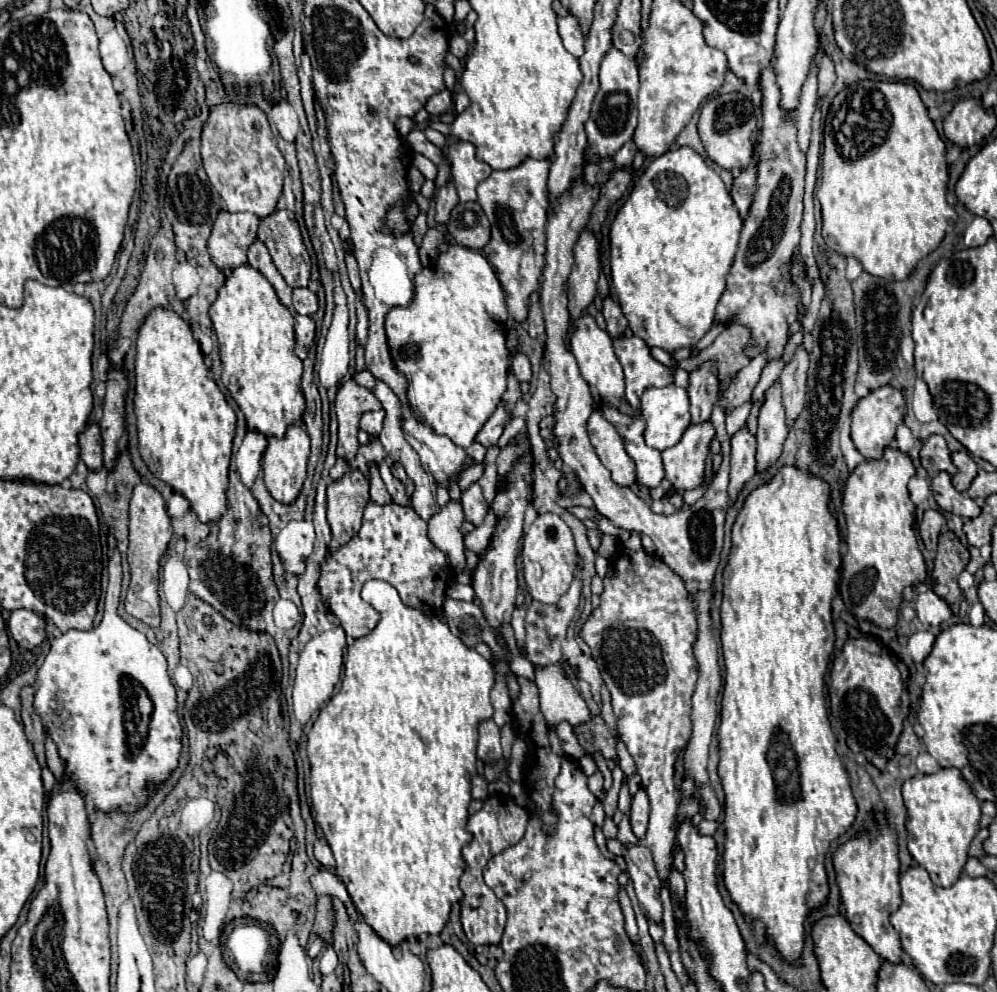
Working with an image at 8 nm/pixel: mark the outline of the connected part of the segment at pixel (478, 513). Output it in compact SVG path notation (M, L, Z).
M472 484L464 494L462 494L462 508L464 508L464 516L470 524L480 526L488 514L488 504L482 496L482 488L480 484Z

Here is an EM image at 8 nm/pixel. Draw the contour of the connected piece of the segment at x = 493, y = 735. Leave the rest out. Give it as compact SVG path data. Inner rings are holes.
M494 720L482 722L480 730L480 740L478 740L478 758L484 764L498 762L502 758L502 748L500 748L500 730L494 724Z

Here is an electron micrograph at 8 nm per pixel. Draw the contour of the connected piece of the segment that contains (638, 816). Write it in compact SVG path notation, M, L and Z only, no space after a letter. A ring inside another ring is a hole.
M640 788L636 796L632 798L632 810L630 810L630 824L632 832L636 834L638 840L644 840L646 836L646 826L648 826L648 814L650 814L650 802L646 792Z

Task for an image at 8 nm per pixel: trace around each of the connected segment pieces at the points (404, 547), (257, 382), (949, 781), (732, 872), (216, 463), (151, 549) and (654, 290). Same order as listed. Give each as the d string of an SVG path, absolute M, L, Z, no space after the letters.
M368 502L368 506L364 508L360 532L348 544L326 556L318 588L326 606L340 620L346 636L360 638L374 630L374 626L378 624L378 612L360 598L364 582L374 578L390 582L398 590L404 604L416 606L424 614L432 614L430 604L442 604L446 590L446 580L438 574L448 572L450 568L446 568L446 556L438 548L432 550L432 542L426 534L426 522L414 512L412 506L378 506L374 502Z
M248 264L234 270L222 290L218 292L216 302L210 306L210 318L214 322L214 330L220 344L220 358L222 358L222 384L228 388L232 400L240 406L246 416L246 424L264 434L284 438L288 426L298 424L304 414L304 394L300 390L302 378L302 360L294 356L294 316L288 308L278 302L274 288L258 270L250 268Z
M940 768L928 776L914 776L902 786L908 812L908 850L912 858L930 874L936 886L952 886L968 860L968 846L980 830L980 800L970 790L958 768Z
M786 466L786 470L778 470L778 474L768 482L764 484L762 488L756 488L744 502L744 508L740 510L738 518L736 518L736 524L732 528L732 552L728 556L728 564L724 568L724 596L722 596L722 606L720 606L720 622L722 622L722 630L720 630L720 640L722 640L722 654L724 654L724 666L726 666L726 672L724 672L724 696L722 696L722 718L720 718L720 728L718 728L718 754L720 754L720 762L718 762L718 776L722 778L722 788L724 788L724 834L726 834L726 840L724 840L724 854L722 854L722 882L724 882L724 888L726 892L730 894L730 900L740 908L740 912L744 916L748 916L752 922L762 922L764 924L764 932L766 932L766 940L772 942L776 946L776 950L780 952L782 960L788 962L788 964L794 964L794 966L800 966L800 956L802 956L802 950L804 950L804 922L808 918L808 914L814 910L814 908L820 908L826 904L828 900L828 894L830 894L830 888L828 888L828 874L826 874L826 868L824 868L824 854L828 852L830 844L842 836L854 822L856 818L856 800L852 796L852 790L850 790L850 780L848 780L848 774L836 754L836 738L832 734L832 728L830 728L830 720L828 720L828 710L826 710L826 698L824 698L824 674L828 670L828 662L830 662L830 656L832 656L832 650L834 650L834 624L832 624L832 610L830 610L830 604L832 604L832 598L836 594L836 584L838 584L838 576L840 576L840 536L838 536L838 526L836 526L836 518L830 514L830 508L828 508L828 500L830 500L830 486L820 480L820 478L814 478L810 474L798 474L798 470L790 470L790 466Z
M158 308L142 324L138 334L136 370L134 370L134 412L138 426L138 450L148 470L166 482L174 492L182 494L200 522L220 520L226 512L228 466L232 454L232 440L236 430L236 414L228 406L216 382L208 376L200 344L192 336L190 326L172 310Z
M138 484L134 488L134 496L130 500L130 546L128 546L128 564L130 564L130 586L124 600L124 610L142 620L150 628L158 628L160 624L160 606L158 606L158 568L160 558L168 550L172 538L170 518L166 514L164 498L158 490L146 484Z
M682 146L654 158L636 178L630 196L610 226L612 294L616 294L634 336L642 338L650 348L658 346L666 352L684 346L692 348L712 328L714 310L734 262L740 230L742 218L724 182L698 152Z

